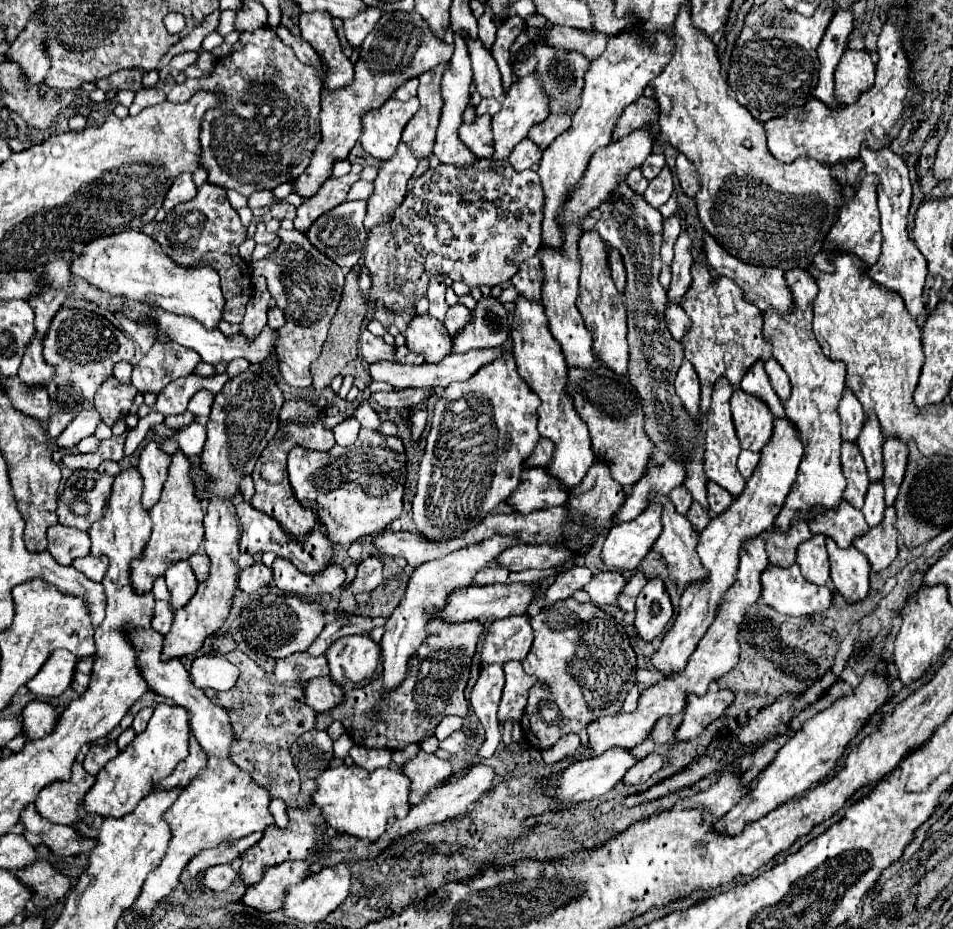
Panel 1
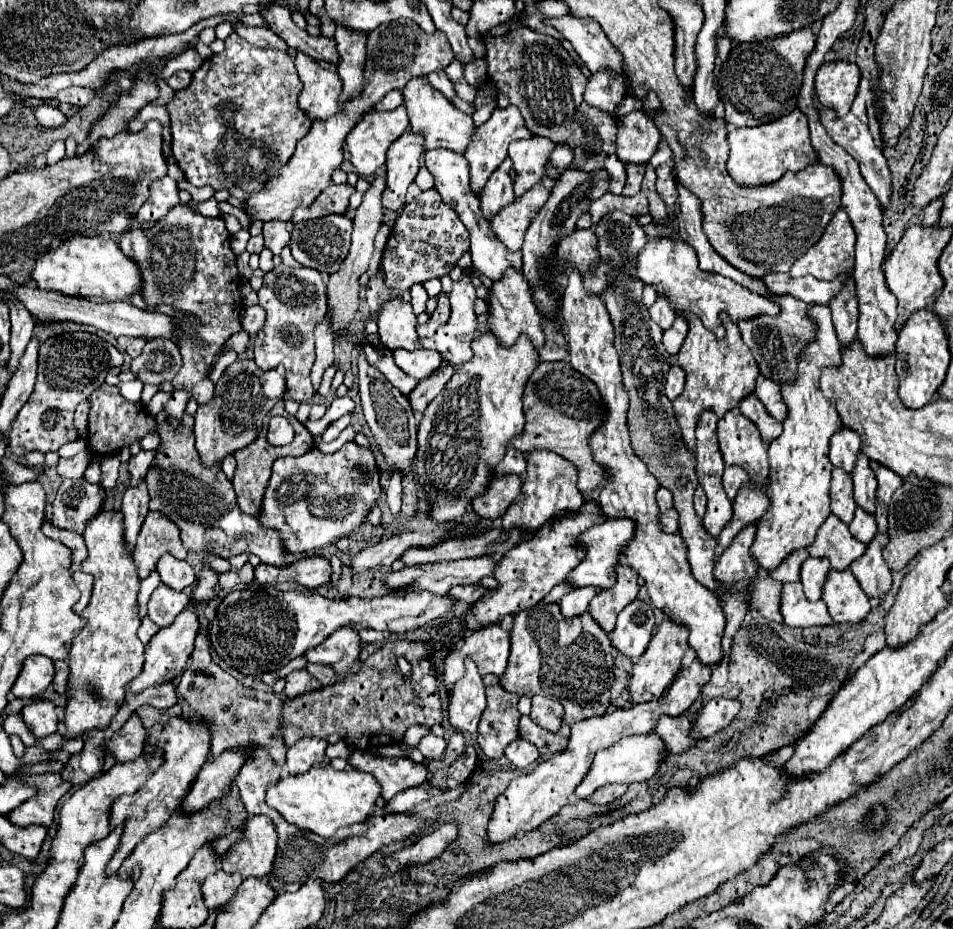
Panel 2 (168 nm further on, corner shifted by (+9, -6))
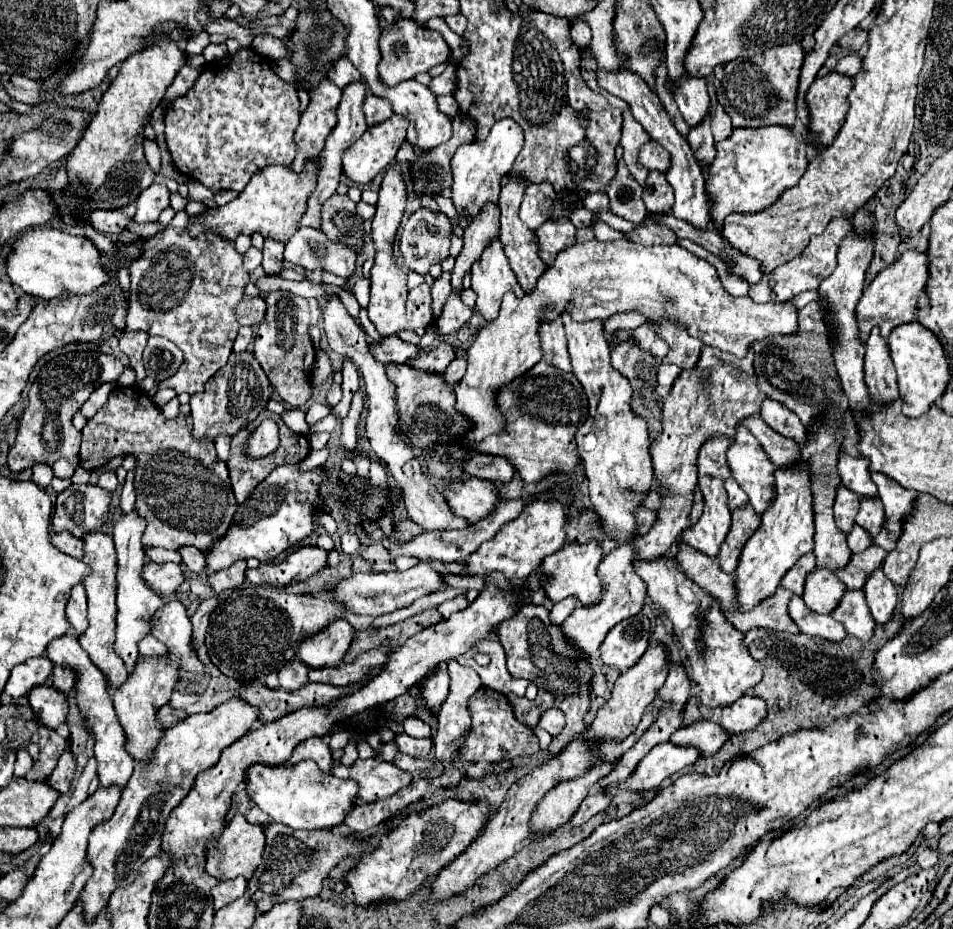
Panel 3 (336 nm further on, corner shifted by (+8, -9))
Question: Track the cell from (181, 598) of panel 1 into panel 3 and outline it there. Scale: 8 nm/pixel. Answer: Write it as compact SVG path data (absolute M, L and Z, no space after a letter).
M168 600L162 604L162 608L152 618L152 634L166 644L172 658L180 660L182 670L188 672L184 674L188 682L202 680L204 668L202 668L202 662L196 660L196 654L190 648L192 624L182 602Z

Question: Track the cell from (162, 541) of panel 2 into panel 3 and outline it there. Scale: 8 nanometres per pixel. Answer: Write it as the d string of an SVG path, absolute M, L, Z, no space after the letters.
M146 548L146 556L152 560L152 562L176 562L176 564L182 564L182 558L176 550L168 552L166 548Z

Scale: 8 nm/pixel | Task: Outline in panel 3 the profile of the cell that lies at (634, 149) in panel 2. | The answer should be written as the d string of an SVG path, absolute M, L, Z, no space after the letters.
M650 140L640 148L638 162L648 170L666 172L668 166L670 166L670 156L668 156L668 150L662 144L656 144L654 140Z

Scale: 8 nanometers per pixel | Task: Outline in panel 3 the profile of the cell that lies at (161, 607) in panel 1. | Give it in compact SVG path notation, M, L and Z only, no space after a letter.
M152 634L144 636L144 640L140 640L138 648L140 648L140 654L142 656L160 656L160 654L166 652L164 644L160 640L156 640Z

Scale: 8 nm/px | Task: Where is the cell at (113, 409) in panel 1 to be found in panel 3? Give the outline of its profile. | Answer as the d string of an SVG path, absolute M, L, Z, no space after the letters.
M116 386L108 402L96 412L92 420L82 430L82 468L94 470L104 466L118 454L134 454L138 460L134 490L136 490L136 510L142 518L146 518L148 526L144 532L144 546L162 546L170 550L178 550L182 546L194 546L200 552L208 552L224 532L228 532L228 524L232 524L232 516L236 514L236 498L232 494L230 478L226 462L216 456L214 442L194 440L192 438L192 418L178 416L174 420L164 418L164 414L154 406L154 402L140 388L124 388Z

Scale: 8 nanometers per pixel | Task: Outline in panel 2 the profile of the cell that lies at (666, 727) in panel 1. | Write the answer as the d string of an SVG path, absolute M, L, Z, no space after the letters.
M695 715L661 717L655 727L655 733L659 733L659 737L663 737L663 741L671 753L679 755L697 745L697 739L693 737L693 723L695 723Z

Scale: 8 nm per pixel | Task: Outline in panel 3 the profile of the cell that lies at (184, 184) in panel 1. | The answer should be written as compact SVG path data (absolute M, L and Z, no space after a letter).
M152 184L144 192L140 192L136 200L136 216L134 222L146 224L146 222L156 222L160 212L170 206L170 190L162 184Z

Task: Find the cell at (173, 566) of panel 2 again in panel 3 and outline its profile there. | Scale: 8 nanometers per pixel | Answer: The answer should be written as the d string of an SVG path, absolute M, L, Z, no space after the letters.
M166 562L166 564L146 564L142 572L144 580L154 592L160 592L162 596L174 596L178 586L186 580L186 574L182 566Z

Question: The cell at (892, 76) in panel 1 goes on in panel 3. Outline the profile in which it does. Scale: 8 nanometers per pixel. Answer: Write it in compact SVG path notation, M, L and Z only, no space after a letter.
M734 128L730 138L716 144L716 158L706 176L706 194L712 200L710 216L716 230L732 212L760 212L774 204L786 188L800 182L806 166L806 138L800 128Z

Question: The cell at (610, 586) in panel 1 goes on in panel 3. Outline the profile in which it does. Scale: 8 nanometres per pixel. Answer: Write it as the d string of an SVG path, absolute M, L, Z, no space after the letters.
M576 596L564 598L562 602L554 604L552 610L550 610L550 620L552 620L552 624L562 624L562 622L572 614L572 610L578 608L578 606L580 606L580 602L576 600Z

